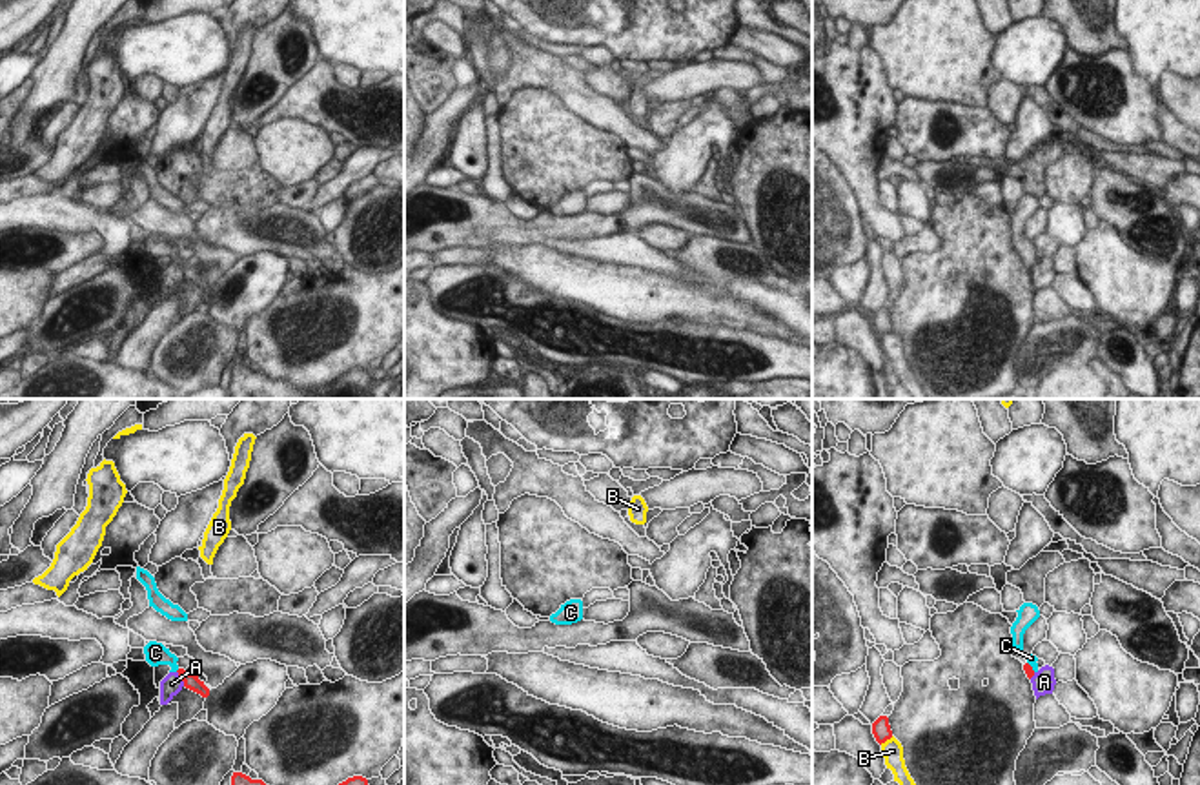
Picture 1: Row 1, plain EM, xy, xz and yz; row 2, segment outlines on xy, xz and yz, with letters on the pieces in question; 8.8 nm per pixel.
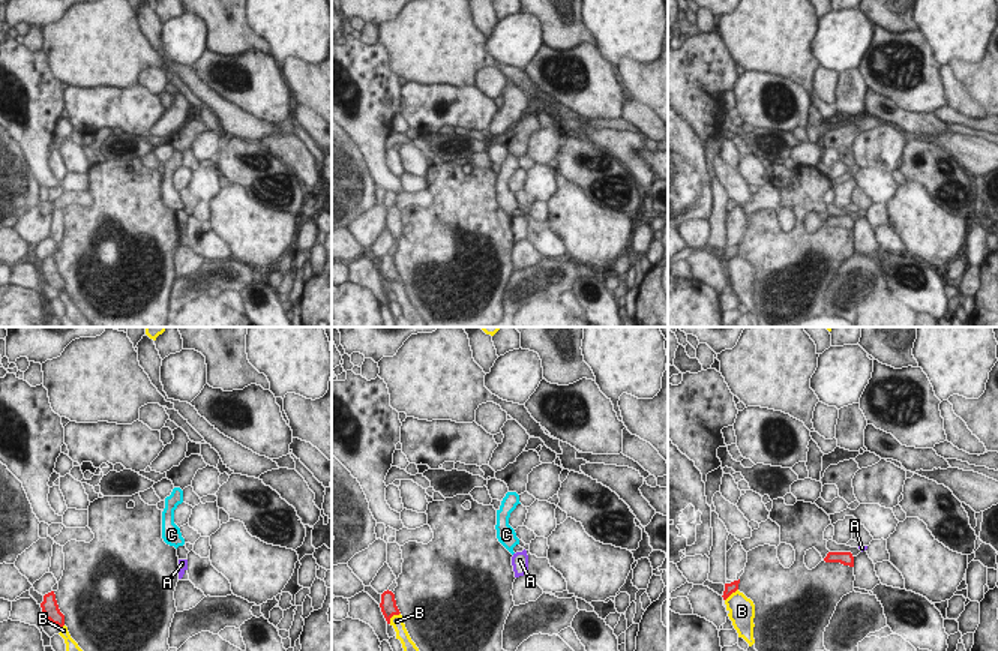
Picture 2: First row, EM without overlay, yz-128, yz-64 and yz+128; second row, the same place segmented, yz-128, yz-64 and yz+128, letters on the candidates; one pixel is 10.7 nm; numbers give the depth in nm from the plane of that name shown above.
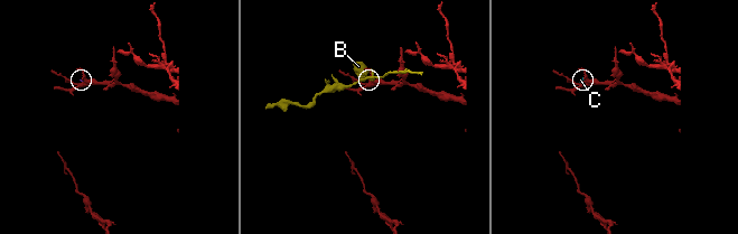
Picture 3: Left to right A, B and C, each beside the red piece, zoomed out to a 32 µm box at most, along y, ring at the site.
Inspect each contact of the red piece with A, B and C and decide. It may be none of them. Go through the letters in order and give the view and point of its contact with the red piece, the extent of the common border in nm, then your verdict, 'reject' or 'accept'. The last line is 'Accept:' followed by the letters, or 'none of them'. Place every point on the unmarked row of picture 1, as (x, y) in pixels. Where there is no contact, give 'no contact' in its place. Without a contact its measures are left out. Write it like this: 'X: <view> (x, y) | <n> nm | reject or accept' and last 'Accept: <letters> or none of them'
A: xy (181, 268) | 160 nm | reject
B: yz (885, 332) | 140 nm | reject
C: yz (1031, 259) | 120 nm | accept
Accept: C

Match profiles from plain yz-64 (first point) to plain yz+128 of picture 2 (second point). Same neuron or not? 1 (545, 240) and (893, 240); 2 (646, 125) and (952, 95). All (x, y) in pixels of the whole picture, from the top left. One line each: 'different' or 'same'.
1: same
2: same

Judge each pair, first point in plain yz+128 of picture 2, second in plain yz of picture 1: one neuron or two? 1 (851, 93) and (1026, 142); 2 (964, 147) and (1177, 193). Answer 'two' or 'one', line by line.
1: one
2: one

